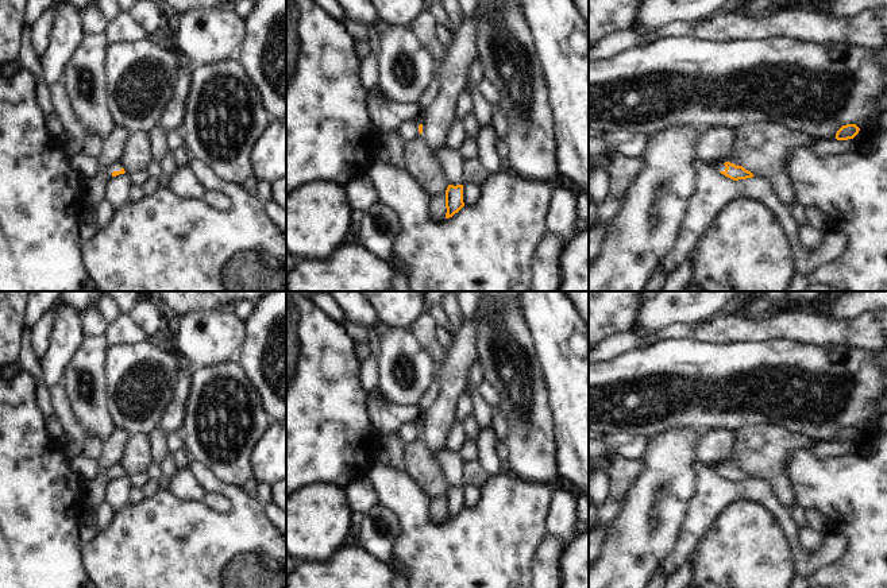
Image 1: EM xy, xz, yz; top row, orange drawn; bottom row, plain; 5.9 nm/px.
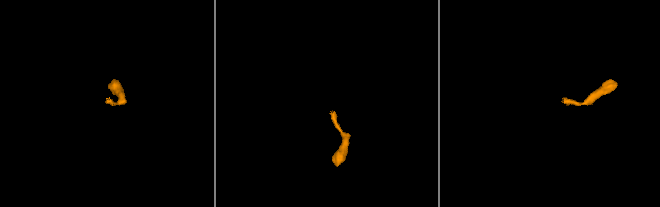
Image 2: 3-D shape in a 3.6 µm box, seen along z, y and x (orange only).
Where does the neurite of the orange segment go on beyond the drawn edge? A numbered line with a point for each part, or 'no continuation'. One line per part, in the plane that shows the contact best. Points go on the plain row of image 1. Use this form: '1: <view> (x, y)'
1: xy (95, 487)

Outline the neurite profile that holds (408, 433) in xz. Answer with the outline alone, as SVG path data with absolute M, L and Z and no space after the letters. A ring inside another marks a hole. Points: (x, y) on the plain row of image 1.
M409 421L406 423L404 423L400 429L398 429L398 438L401 440L401 442L404 445L410 444L416 440L420 440L420 434L419 434L419 426L414 421Z

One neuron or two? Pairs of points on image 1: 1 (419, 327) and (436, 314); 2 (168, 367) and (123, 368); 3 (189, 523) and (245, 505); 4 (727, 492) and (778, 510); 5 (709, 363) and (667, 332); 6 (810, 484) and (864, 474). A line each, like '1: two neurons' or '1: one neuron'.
1: two neurons
2: one neuron
3: one neuron
4: one neuron
5: two neurons
6: one neuron

